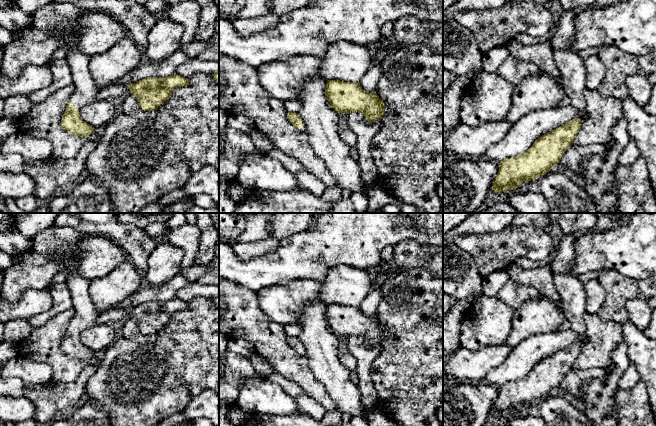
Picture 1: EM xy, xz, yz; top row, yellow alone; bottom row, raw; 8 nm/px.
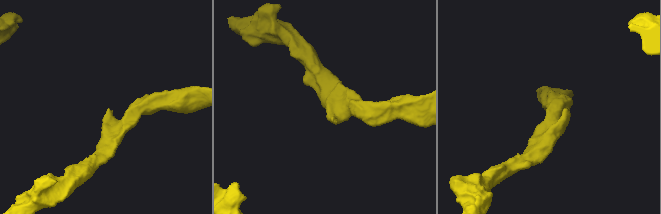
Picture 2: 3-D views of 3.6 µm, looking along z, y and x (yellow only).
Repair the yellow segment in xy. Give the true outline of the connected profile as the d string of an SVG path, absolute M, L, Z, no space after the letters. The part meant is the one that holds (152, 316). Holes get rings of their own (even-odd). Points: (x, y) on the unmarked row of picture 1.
M178 298L165 302L149 301L130 308L129 314L134 318L139 331L144 335L157 334L167 325L175 312L189 309L189 303Z

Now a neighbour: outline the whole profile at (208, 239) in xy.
M196 213L196 226L200 229L199 253L193 265L209 265L215 257L215 247L218 245L218 232L209 213Z

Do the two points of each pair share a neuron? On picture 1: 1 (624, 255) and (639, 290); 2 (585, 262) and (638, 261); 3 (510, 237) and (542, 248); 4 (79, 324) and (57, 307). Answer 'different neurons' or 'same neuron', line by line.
1: different neurons
2: same neuron
3: same neuron
4: different neurons

